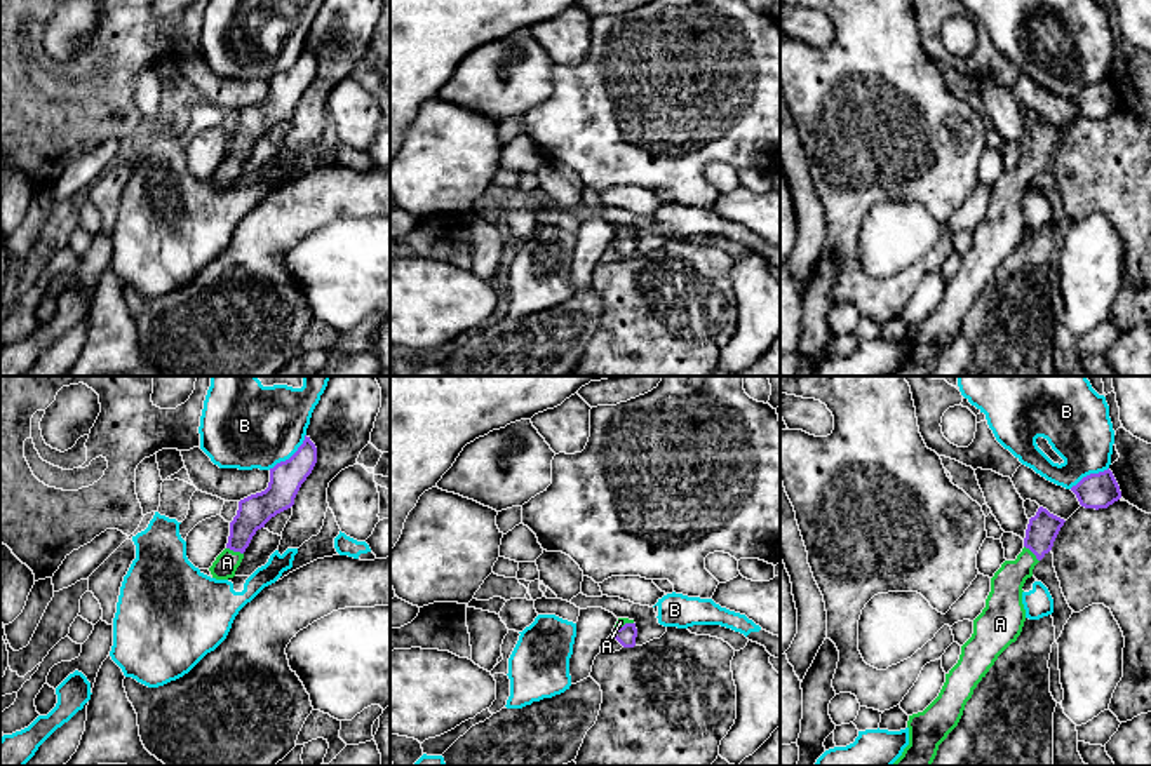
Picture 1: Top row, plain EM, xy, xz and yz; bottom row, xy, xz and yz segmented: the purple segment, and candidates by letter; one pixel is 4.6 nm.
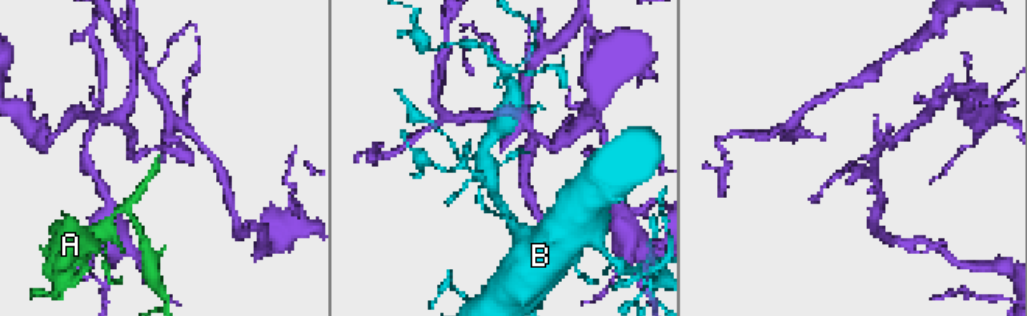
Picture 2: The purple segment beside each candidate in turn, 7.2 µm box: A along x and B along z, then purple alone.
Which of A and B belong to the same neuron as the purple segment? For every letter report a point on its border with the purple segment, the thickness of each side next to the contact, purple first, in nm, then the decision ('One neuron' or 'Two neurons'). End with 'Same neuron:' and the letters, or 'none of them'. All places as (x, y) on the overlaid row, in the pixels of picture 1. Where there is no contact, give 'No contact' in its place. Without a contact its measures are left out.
A: Touches purple at xy (235, 550). Thickness 150 nm (purple) against 110 nm. One neuron
B: Touches purple at xy (291, 456). Thickness 160 nm (purple) against 400 nm. Two neurons
Same neuron: A

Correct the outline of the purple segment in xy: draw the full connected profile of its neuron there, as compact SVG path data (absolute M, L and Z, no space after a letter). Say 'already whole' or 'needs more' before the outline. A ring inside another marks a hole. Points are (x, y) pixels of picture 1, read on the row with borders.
needs more; M305 435L303 444L289 460L270 468L266 489L239 501L237 515L230 522L226 548L209 568L212 578L228 580L235 576L256 531L265 527L272 517L294 505L294 498L315 463L317 447L310 437Z

